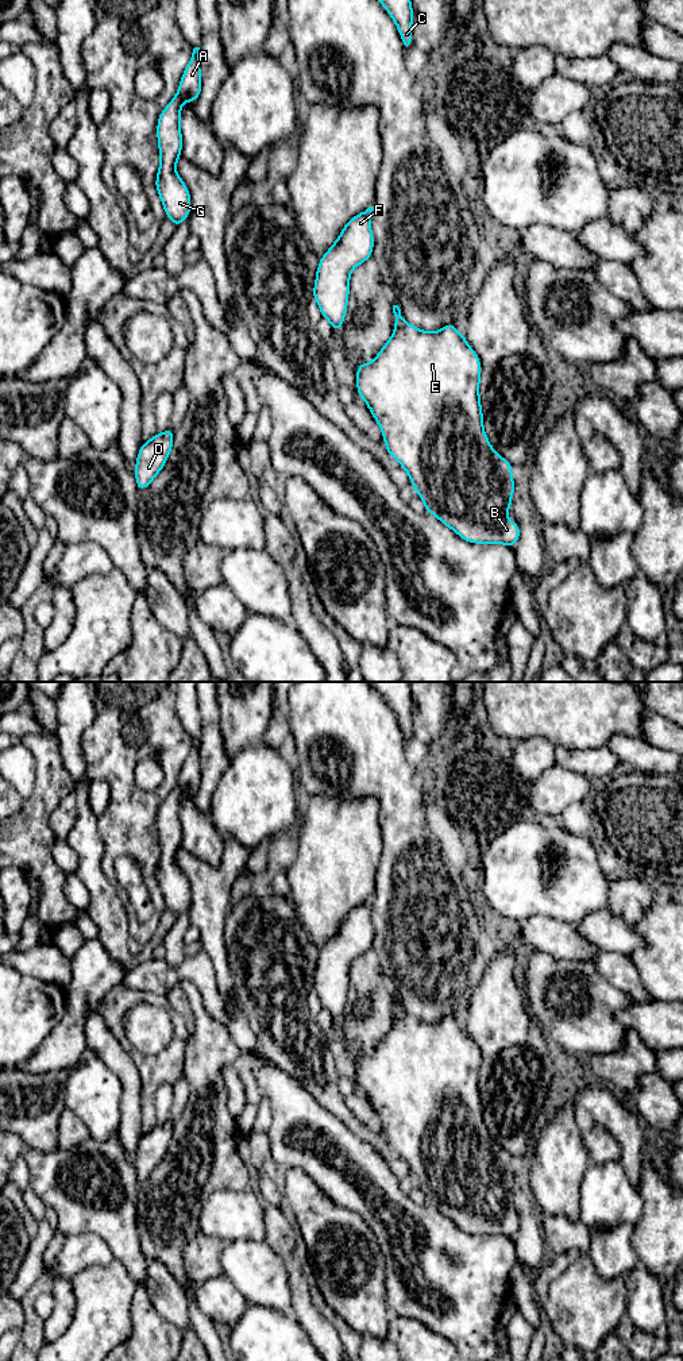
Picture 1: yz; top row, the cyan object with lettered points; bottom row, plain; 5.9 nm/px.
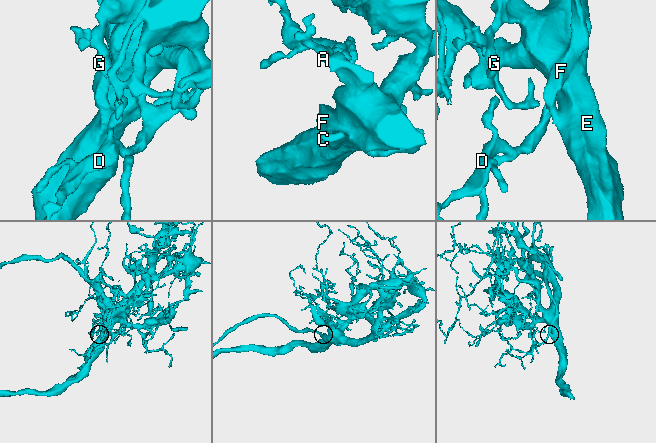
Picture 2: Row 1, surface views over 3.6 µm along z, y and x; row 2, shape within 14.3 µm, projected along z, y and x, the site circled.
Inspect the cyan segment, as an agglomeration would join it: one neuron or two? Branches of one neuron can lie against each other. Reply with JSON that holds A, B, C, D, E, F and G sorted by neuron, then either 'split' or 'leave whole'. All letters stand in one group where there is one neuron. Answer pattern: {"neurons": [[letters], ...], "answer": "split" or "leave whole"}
{"neurons": [["A", "B", "C", "D", "E", "F", "G"]], "answer": "leave whole"}

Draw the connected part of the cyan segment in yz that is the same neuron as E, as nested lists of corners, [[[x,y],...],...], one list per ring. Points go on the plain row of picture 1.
[[[398,996],[394,1025],[371,1055],[356,1060],[358,1087],[362,1088],[381,1117],[387,1144],[406,1161],[413,1180],[420,1185],[427,1204],[435,1206],[463,1231],[478,1235],[505,1235],[514,1238],[520,1229],[518,1214],[509,1212],[506,1204],[514,1184],[513,1157],[499,1148],[483,1123],[479,1071],[481,1052],[455,1015],[439,1023],[425,1023],[408,1015]]]

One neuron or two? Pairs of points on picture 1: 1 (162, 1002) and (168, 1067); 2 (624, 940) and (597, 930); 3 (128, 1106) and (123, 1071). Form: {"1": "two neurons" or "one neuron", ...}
{"1": "one neuron", "2": "one neuron", "3": "one neuron"}

